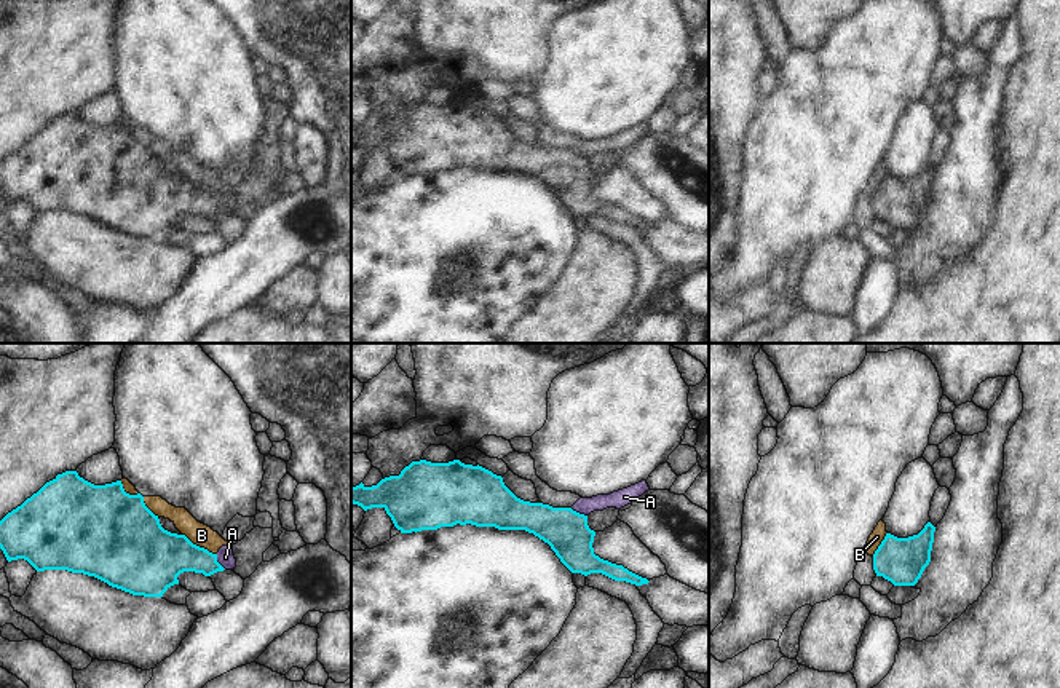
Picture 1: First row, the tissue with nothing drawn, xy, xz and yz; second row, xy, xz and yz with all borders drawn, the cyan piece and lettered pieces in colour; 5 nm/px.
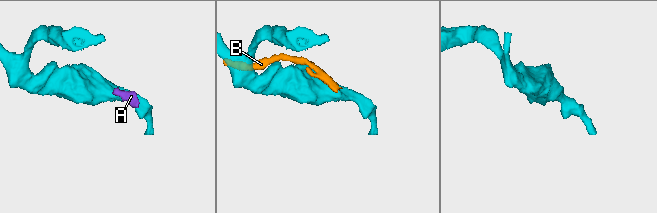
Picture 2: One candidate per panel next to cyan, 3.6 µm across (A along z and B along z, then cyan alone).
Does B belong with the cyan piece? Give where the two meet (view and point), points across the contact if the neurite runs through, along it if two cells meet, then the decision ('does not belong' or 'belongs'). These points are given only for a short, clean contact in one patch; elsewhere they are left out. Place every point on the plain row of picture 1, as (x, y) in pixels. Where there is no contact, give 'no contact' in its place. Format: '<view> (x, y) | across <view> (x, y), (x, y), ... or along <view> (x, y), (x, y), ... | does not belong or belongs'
xy (198, 189) | does not belong

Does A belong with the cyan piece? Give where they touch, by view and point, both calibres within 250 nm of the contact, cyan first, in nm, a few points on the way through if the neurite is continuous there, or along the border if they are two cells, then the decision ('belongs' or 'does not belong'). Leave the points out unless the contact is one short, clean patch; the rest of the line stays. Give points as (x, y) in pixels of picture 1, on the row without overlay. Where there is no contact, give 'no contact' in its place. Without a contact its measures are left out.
contact xz (578, 155); calibres 220 and 90 nm; border xz (570, 150), (586, 158); does not belong

